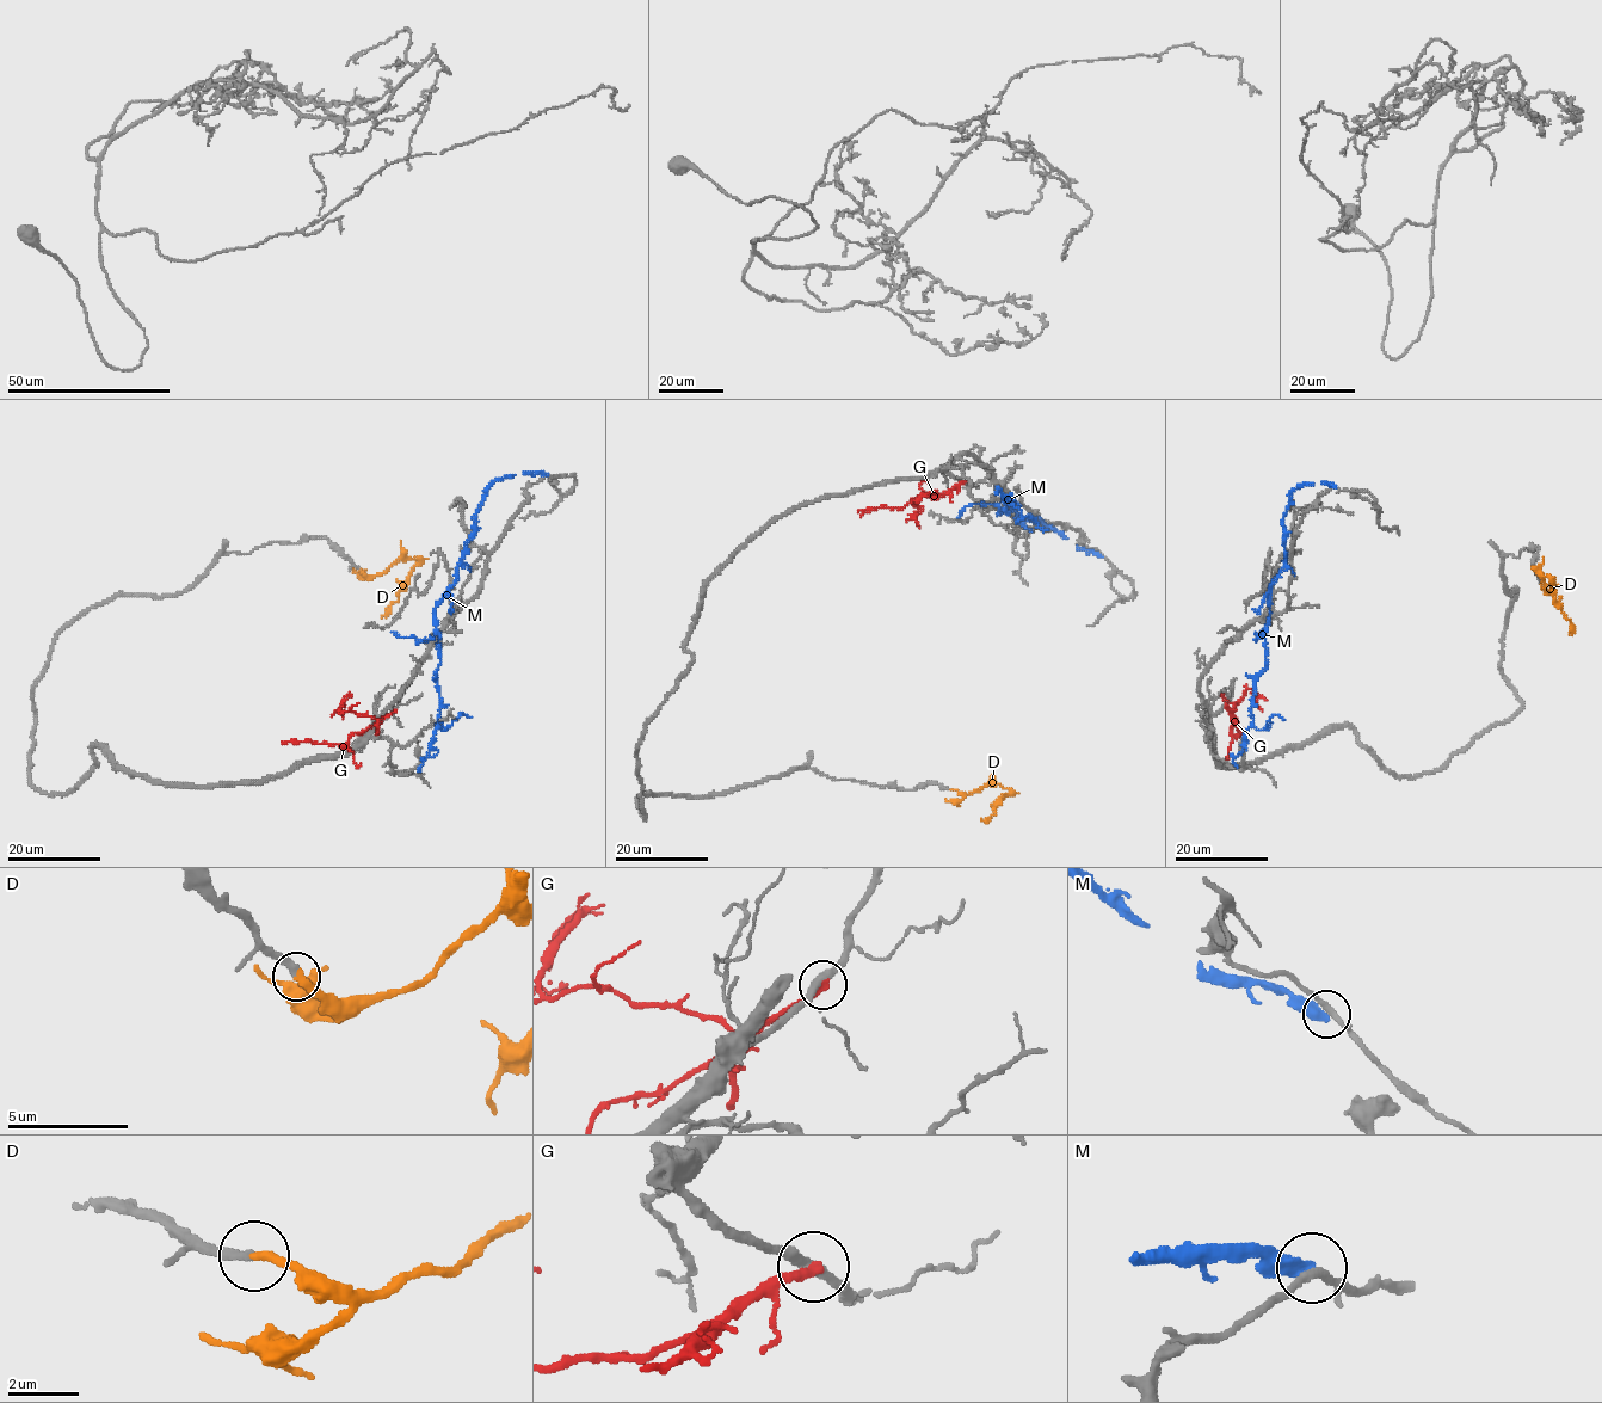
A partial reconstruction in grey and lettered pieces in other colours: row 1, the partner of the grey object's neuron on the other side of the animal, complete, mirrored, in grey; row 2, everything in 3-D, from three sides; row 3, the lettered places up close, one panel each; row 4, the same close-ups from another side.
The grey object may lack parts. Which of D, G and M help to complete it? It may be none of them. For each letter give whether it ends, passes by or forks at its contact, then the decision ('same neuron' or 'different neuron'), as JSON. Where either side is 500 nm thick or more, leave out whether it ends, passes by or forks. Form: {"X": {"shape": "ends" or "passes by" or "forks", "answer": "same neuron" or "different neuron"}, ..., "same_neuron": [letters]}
{"D": {"shape": "ends", "answer": "same neuron"}, "G": {"shape": "ends", "answer": "different neuron"}, "M": {"shape": "ends", "answer": "different neuron"}, "same_neuron": ["D"]}

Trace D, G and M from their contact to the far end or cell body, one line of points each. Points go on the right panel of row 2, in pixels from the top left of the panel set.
D: (1540, 585), (1547, 590), (1541, 574), (1547, 574), (1554, 589), (1553, 601), (1571, 622), (1569, 633)
G: (1226, 703), (1234, 718), (1230, 728), (1233, 734), (1242, 732), (1238, 727), (1245, 730)
M: (1336, 486), (1306, 482), (1289, 494), (1285, 566), (1271, 585), (1267, 665), (1244, 751), (1233, 757), (1238, 767)

